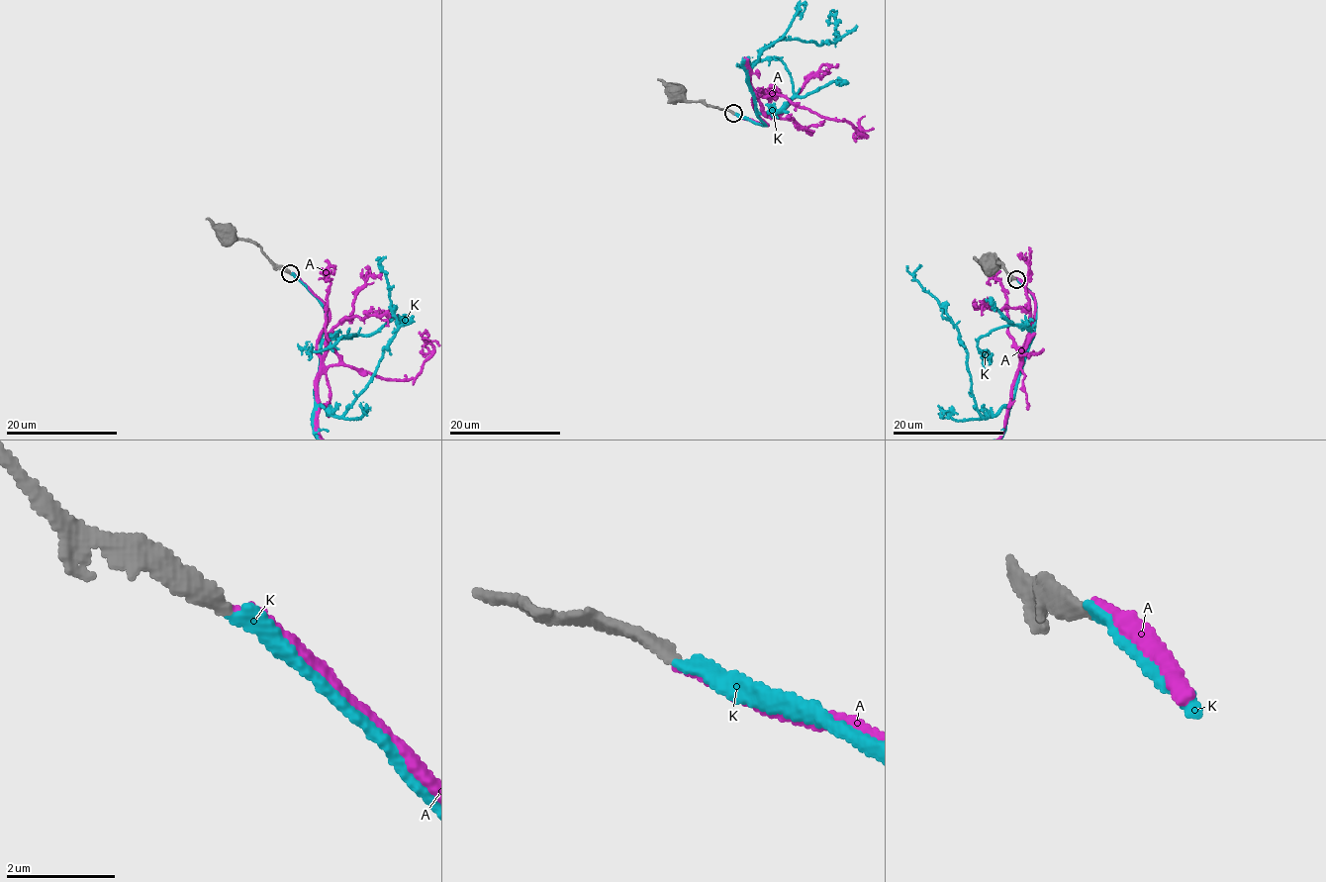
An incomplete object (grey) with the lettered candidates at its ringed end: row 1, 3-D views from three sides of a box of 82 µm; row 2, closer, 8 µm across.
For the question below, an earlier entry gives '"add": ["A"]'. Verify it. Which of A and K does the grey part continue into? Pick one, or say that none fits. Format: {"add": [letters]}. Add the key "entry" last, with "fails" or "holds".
{"add": ["K"], "entry": "fails"}

